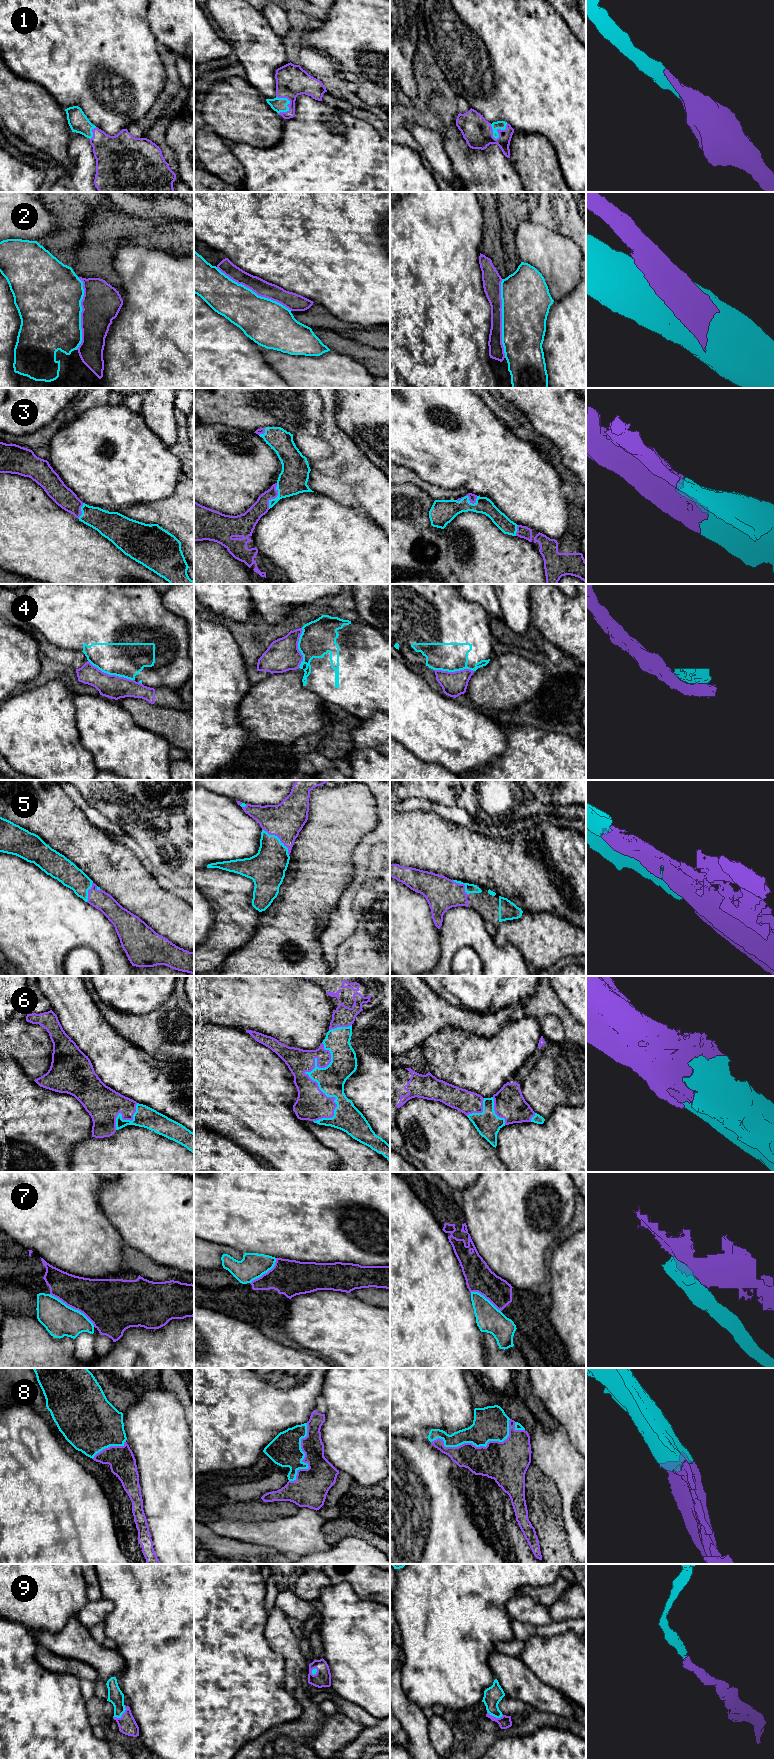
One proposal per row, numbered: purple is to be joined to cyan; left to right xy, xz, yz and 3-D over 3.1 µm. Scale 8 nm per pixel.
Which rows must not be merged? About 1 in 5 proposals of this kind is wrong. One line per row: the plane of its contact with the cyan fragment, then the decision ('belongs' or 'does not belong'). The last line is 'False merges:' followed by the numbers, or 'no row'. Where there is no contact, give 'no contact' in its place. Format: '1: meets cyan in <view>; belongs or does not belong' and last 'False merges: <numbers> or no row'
1: meets cyan in yz; belongs
2: meets cyan in yz; does not belong
3: meets cyan in xz; belongs
4: meets cyan in xy; does not belong
5: meets cyan in xz; belongs
6: meets cyan in xz; belongs
7: meets cyan in xy; does not belong
8: meets cyan in yz; belongs
9: meets cyan in xy; belongs
False merges: 2, 4, 7

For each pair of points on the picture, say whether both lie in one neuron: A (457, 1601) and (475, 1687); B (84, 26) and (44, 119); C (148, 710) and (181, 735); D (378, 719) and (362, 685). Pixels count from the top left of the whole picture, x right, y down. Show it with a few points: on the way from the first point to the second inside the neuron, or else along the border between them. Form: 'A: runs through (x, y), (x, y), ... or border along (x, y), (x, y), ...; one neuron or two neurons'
A: runs through (457, 1622), (457, 1666); one neuron
B: border along (35, 82), (39, 83), (64, 109); two neurons
C: runs through (156, 718), (168, 722), (173, 727); one neuron
D: border along (379, 711), (361, 720); two neurons

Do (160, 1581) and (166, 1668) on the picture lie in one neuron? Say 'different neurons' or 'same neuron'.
same neuron

